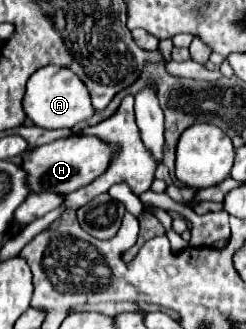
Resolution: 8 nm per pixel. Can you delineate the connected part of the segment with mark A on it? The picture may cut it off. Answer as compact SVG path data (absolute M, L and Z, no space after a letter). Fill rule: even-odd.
M57 65L41 67L29 77L27 91L23 97L23 111L33 125L45 127L45 129L61 129L61 127L71 129L79 121L95 113L91 99L89 99L89 91L83 85L83 81L71 69L57 67Z

